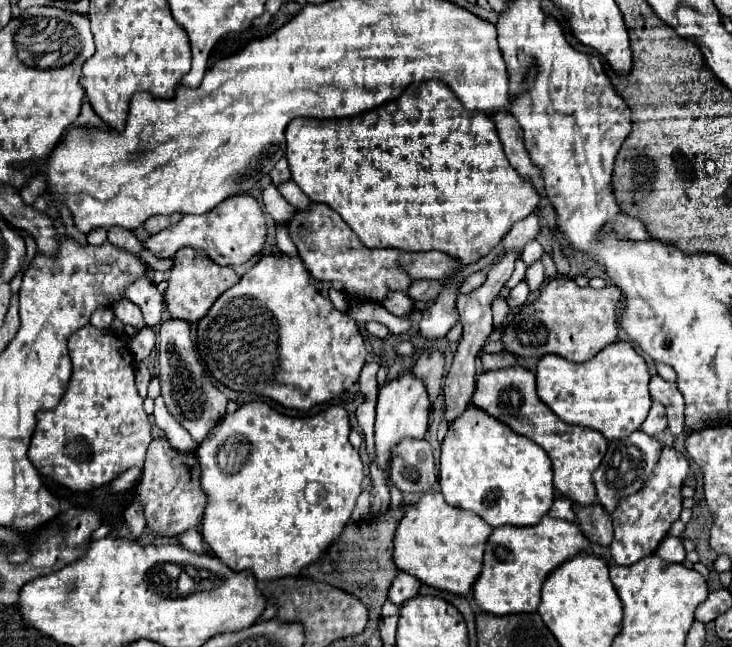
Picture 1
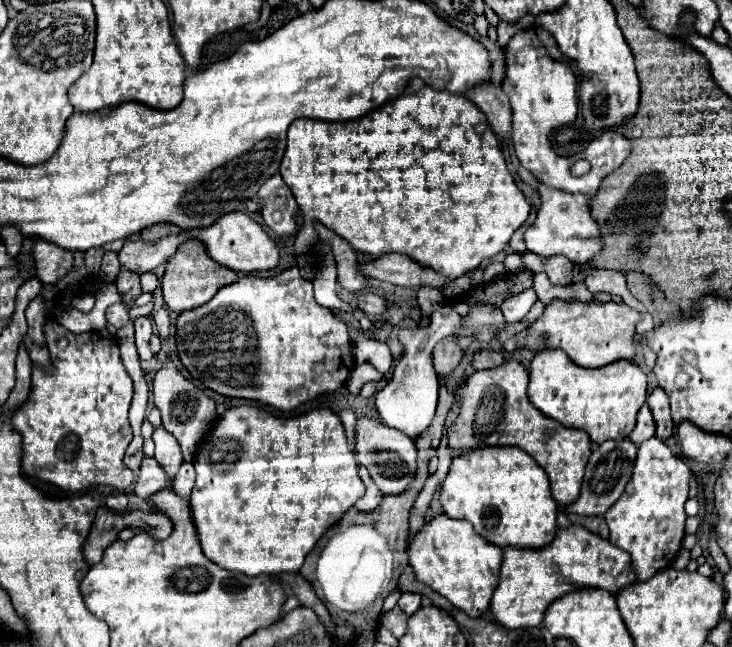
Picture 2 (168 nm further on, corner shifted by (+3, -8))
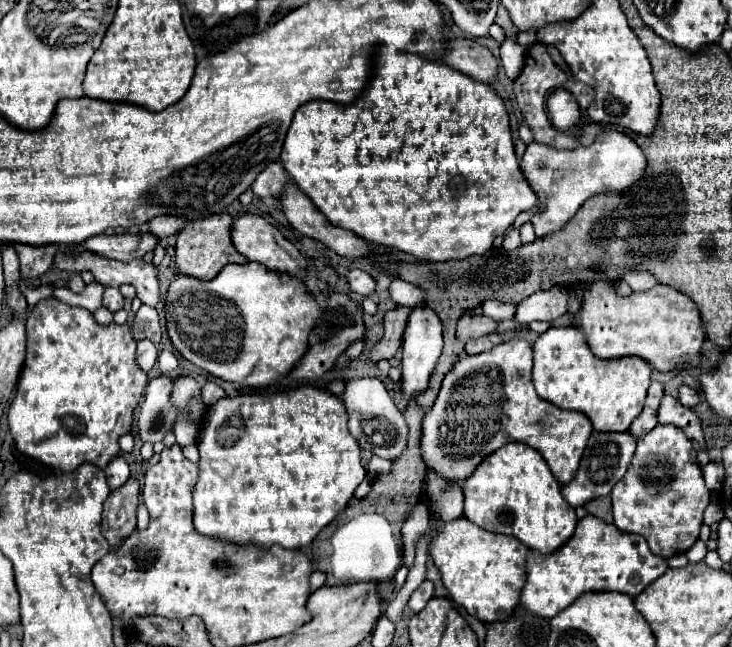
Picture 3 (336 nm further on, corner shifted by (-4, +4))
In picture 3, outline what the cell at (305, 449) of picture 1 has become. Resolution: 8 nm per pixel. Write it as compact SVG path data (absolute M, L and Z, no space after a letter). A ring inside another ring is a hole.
M299 386L299 388L287 390L287 392L277 392L277 394L239 394L233 398L225 396L221 400L217 400L215 404L211 404L207 408L207 412L203 416L197 448L199 448L201 458L199 458L199 480L197 480L195 492L193 492L195 530L203 536L229 540L229 542L235 542L241 546L257 544L257 546L269 548L271 544L281 544L283 548L303 548L303 546L311 544L313 538L319 534L319 530L323 526L327 526L333 518L337 518L339 512L345 510L355 488L365 480L365 468L361 466L361 456L359 456L361 448L359 448L357 440L349 434L347 412L345 412L341 398L333 396L327 390L315 388L315 386Z

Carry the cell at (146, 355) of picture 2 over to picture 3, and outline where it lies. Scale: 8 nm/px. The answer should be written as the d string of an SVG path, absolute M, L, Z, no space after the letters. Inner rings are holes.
M141 340L141 342L137 344L135 356L137 356L137 366L143 368L143 372L151 372L151 368L153 368L155 362L157 362L157 348L155 348L155 344L149 342L149 340Z

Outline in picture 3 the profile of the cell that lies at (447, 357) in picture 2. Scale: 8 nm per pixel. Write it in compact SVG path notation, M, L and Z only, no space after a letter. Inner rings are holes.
M469 312L469 314L463 314L457 324L457 338L461 342L481 338L491 332L497 332L497 326L499 326L497 320L481 314L481 312Z

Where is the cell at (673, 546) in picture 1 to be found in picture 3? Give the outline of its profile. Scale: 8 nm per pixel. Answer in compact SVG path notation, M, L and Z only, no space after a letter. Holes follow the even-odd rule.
M697 540L697 542L687 550L689 562L701 562L701 560L705 558L705 554L707 554L707 546L705 546L705 542L701 542L701 540Z

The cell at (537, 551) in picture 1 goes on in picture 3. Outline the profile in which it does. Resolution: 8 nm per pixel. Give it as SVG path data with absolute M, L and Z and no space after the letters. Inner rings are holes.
M585 516L579 520L573 538L557 552L529 552L527 584L521 592L521 606L541 618L553 618L587 592L623 592L635 598L653 580L665 574L667 568L667 560L655 556L643 536L621 532L615 524Z

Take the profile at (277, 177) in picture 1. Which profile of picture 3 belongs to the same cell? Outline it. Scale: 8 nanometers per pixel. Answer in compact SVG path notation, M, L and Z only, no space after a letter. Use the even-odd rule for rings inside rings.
M273 162L261 172L261 176L257 176L257 180L251 186L251 192L259 198L277 196L281 192L281 188L285 186L285 176L287 176L287 172L283 170L283 166L279 162Z

